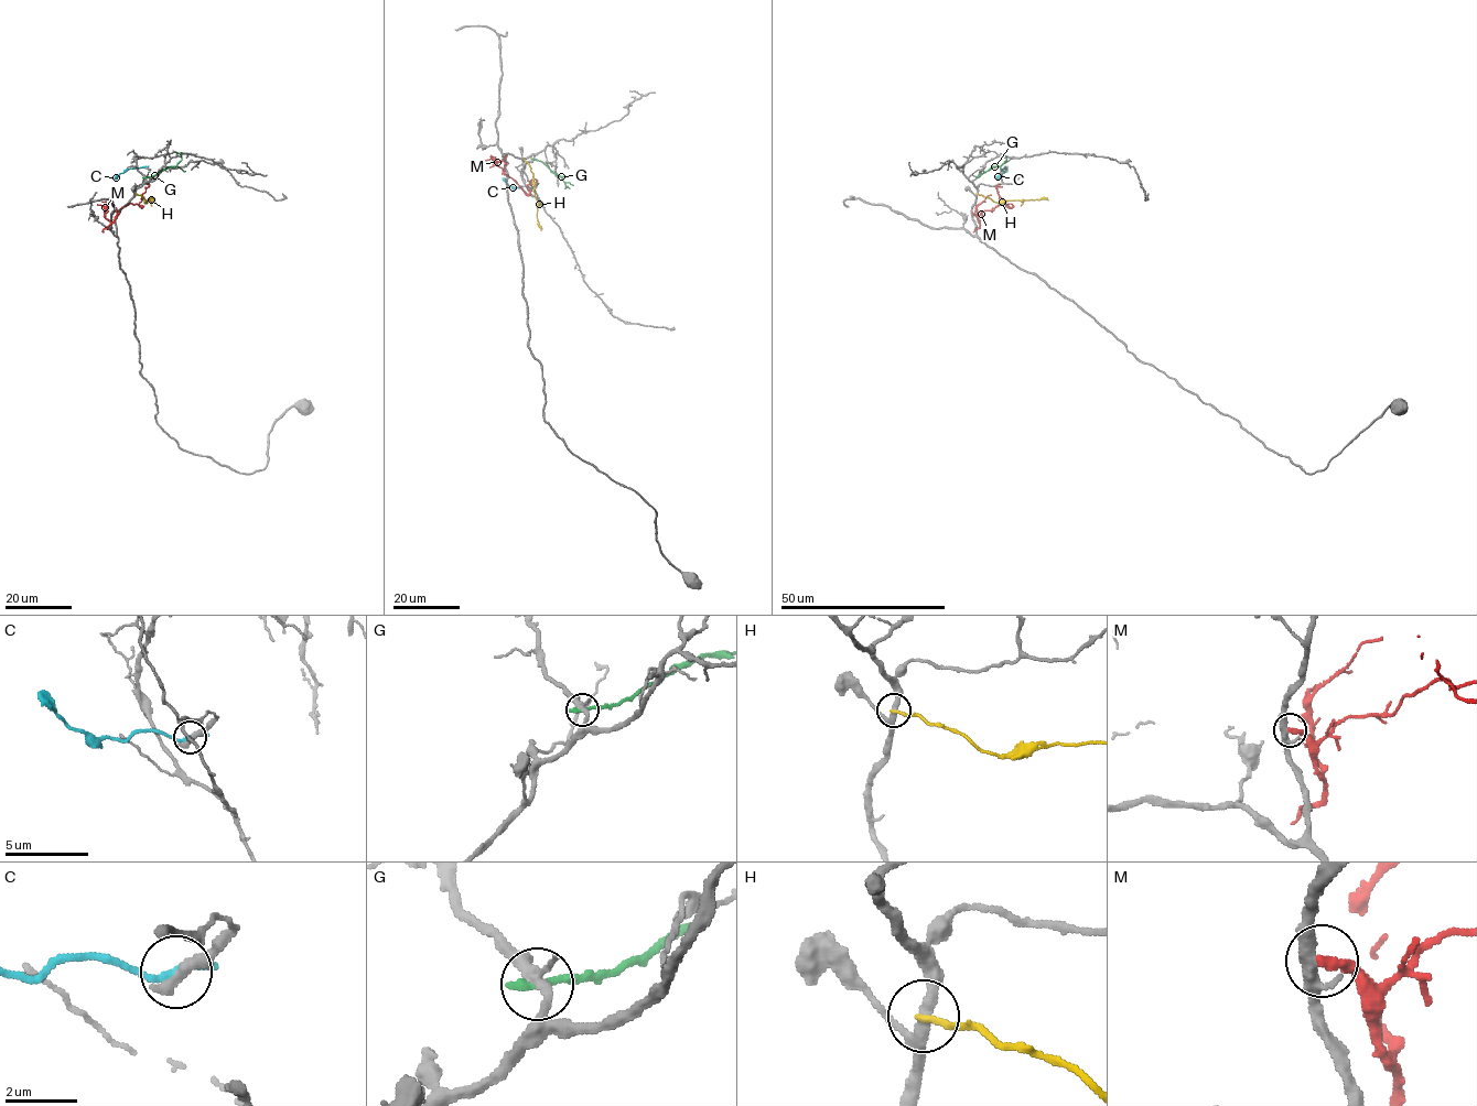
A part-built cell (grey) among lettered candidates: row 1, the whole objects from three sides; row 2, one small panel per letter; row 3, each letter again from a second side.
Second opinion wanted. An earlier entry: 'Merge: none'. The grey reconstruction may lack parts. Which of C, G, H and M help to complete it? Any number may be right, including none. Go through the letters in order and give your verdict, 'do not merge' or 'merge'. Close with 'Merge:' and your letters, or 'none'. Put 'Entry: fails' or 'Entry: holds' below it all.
C: do not merge
G: do not merge
H: do not merge
M: do not merge
Merge: none
Entry: holds

